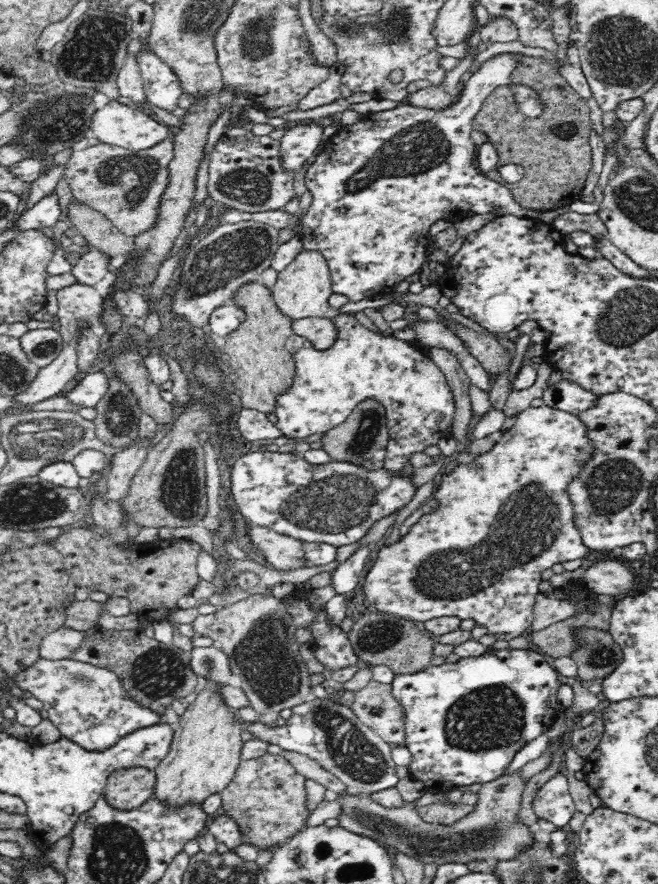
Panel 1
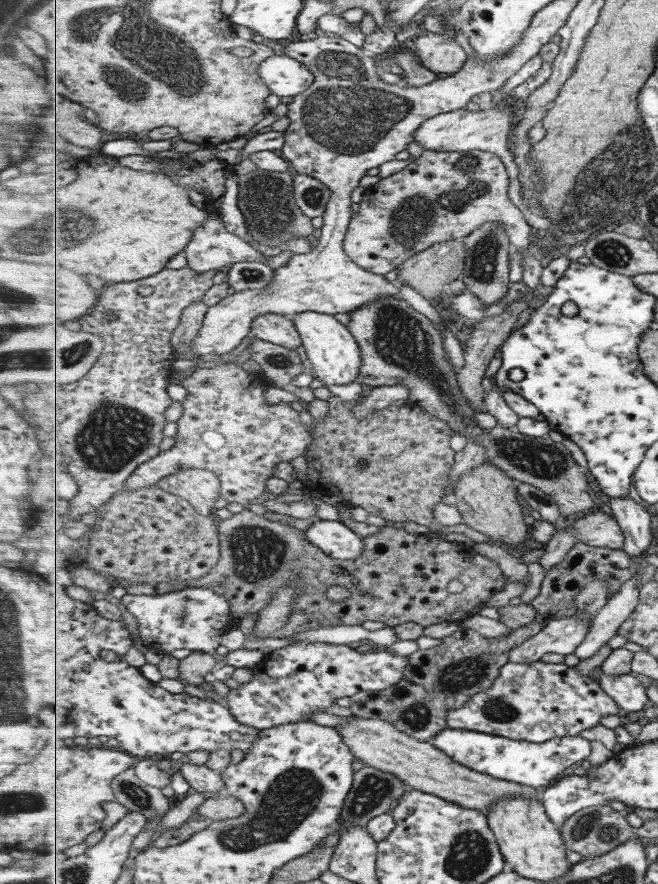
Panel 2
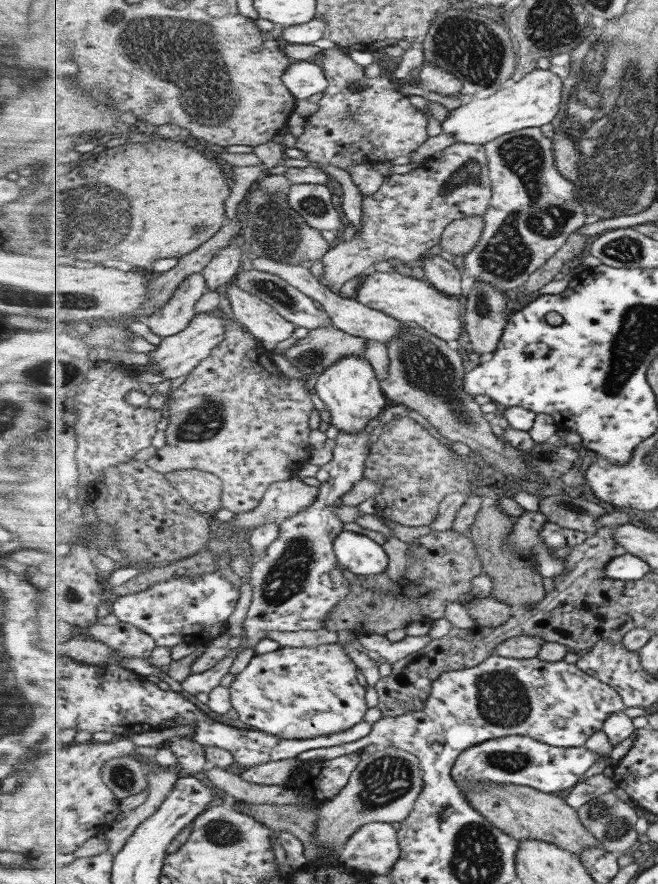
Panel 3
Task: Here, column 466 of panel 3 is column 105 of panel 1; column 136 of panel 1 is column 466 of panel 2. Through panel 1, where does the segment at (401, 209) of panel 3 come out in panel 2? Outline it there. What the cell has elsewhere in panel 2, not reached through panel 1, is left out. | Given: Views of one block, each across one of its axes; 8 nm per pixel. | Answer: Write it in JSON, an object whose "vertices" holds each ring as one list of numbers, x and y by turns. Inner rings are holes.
{"vertices":[[424,150,423,153,398,173,380,179,364,191,358,214,352,216,345,252,353,262,368,272,382,275,398,269,413,255,434,244,468,237,485,223,503,225,509,233,514,249,530,248,531,226,525,222,523,212,509,200,509,174,498,154,489,151,443,152]]}

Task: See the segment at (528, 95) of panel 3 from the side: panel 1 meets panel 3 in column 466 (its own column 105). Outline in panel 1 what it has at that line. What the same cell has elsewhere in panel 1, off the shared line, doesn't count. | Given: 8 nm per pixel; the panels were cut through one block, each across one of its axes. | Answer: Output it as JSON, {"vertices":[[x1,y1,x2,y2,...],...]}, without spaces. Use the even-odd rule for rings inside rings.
{"vertices":[[110,100,102,108,95,110,90,130,91,135,98,137,102,143,114,144,133,151,145,151,170,139,168,125,116,100]]}

